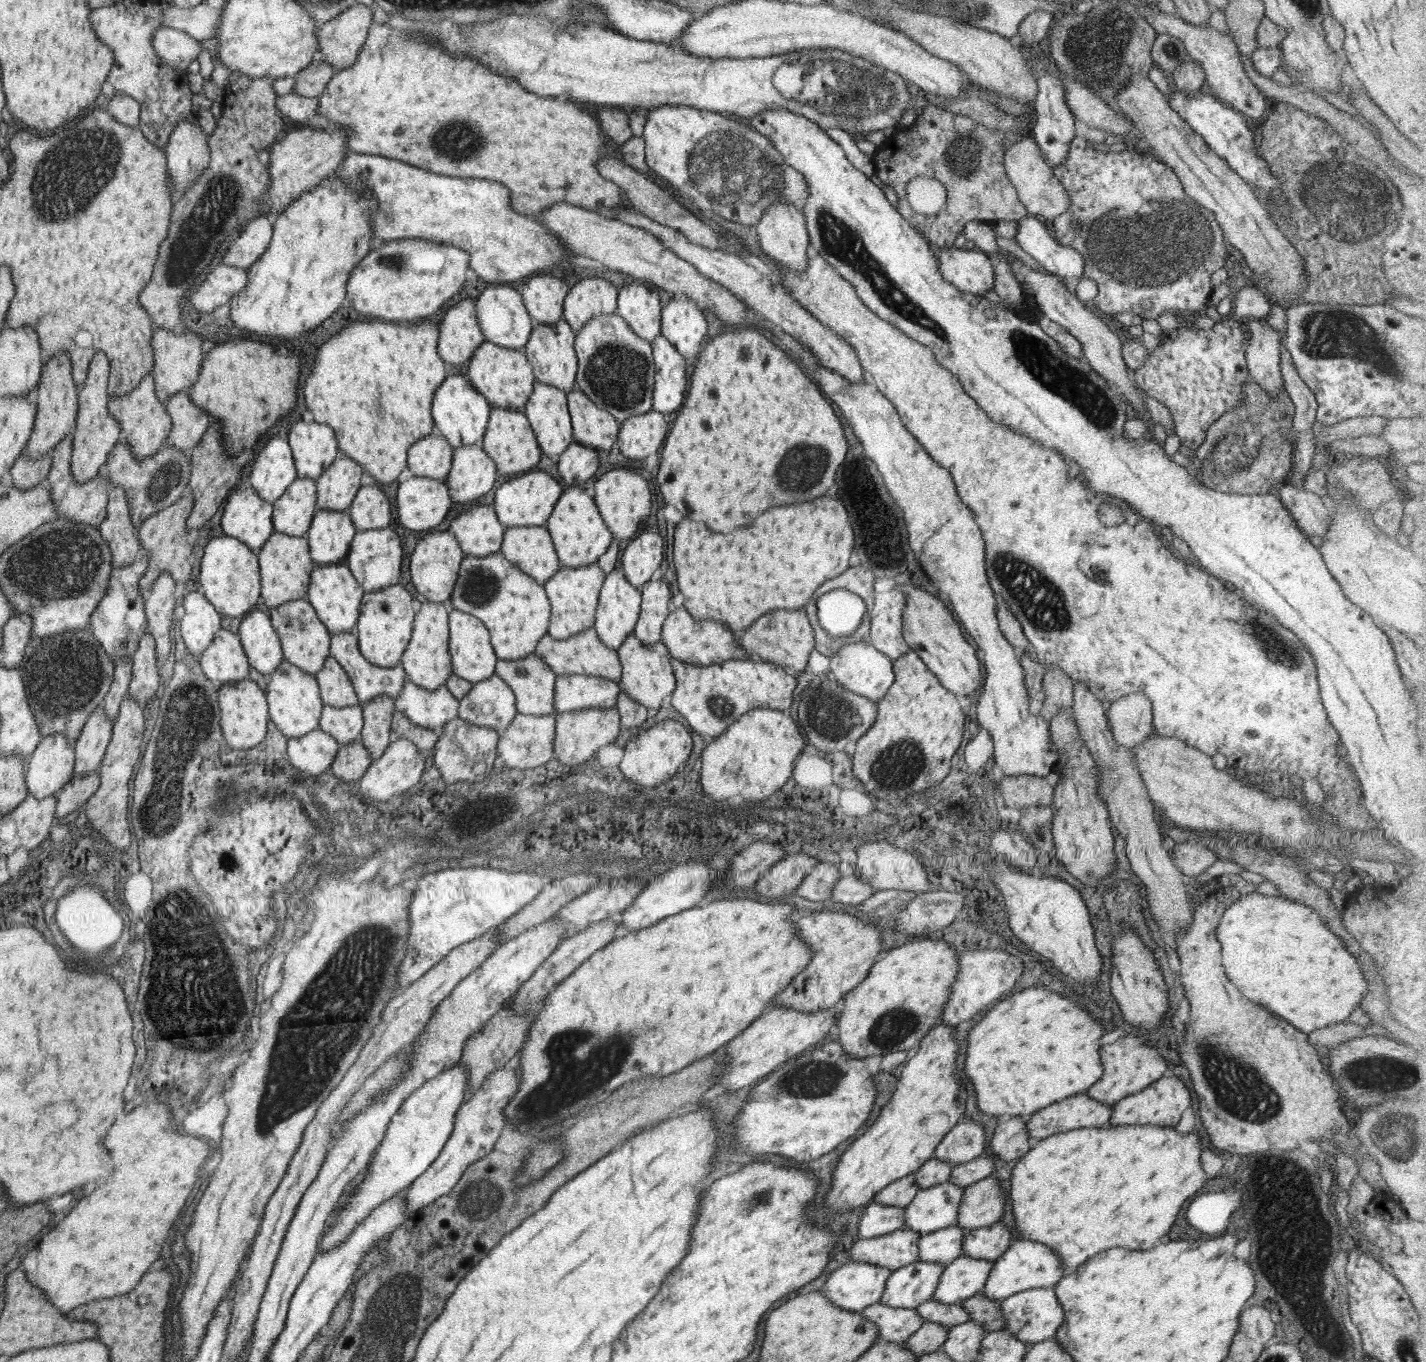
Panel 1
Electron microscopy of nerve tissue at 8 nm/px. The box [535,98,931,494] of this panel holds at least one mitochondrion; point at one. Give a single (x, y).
(727, 165)

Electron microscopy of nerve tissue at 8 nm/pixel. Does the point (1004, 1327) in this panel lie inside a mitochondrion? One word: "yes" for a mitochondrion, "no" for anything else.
no

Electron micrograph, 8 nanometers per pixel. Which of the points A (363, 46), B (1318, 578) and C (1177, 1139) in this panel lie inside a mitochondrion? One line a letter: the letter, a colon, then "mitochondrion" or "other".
A: other
B: other
C: other

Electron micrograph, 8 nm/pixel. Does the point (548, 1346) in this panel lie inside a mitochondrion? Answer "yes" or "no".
no

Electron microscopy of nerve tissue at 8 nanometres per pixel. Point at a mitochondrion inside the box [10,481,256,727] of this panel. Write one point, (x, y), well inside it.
(72, 677)

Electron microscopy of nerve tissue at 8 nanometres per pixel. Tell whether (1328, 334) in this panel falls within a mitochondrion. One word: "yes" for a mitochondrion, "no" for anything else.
yes

